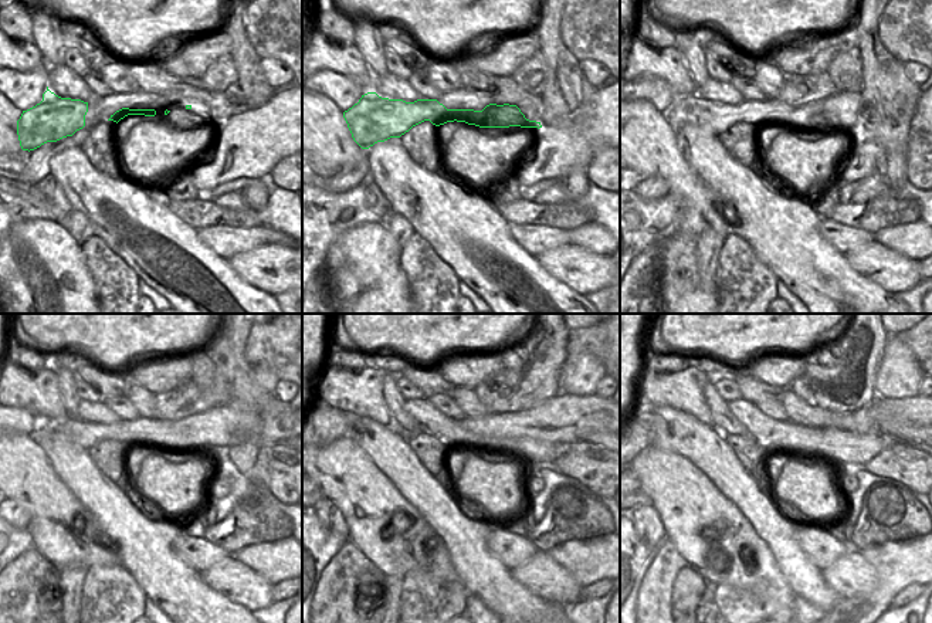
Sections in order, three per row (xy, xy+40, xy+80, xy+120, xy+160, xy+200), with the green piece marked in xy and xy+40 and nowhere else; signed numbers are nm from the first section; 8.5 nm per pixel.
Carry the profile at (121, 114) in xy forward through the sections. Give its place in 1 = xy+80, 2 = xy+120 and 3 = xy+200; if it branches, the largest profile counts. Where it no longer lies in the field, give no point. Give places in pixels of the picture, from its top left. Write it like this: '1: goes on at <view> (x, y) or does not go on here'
1: goes on at xy+80 (841, 111)
2: goes on at xy+120 (231, 423)
3: goes on at xy+200 (885, 416)

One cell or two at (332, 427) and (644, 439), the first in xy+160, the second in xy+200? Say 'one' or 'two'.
one

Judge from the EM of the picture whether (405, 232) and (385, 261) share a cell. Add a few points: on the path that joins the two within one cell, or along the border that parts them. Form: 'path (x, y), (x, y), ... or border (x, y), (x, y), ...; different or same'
border (378, 223), (396, 243), (399, 256); different

